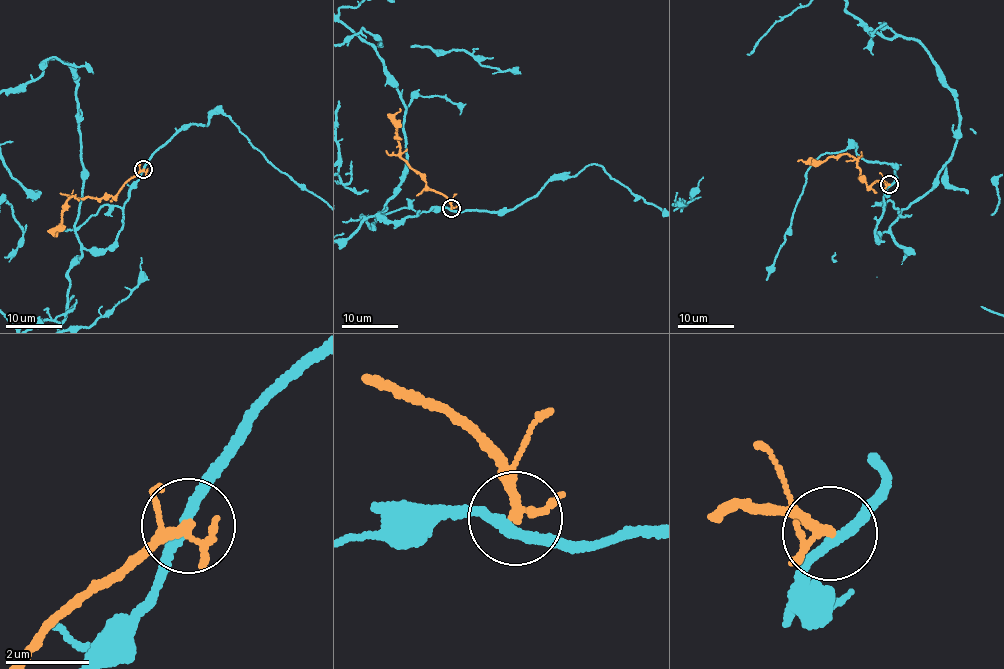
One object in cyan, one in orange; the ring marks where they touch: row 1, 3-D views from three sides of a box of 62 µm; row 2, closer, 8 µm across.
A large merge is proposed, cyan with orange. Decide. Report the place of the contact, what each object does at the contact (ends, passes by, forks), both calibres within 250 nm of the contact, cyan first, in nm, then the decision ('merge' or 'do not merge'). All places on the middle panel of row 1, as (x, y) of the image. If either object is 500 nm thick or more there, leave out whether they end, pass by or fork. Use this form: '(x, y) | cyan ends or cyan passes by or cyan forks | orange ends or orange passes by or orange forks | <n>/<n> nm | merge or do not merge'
(451, 208) | cyan passes by | orange forks | 240/150 nm | do not merge

